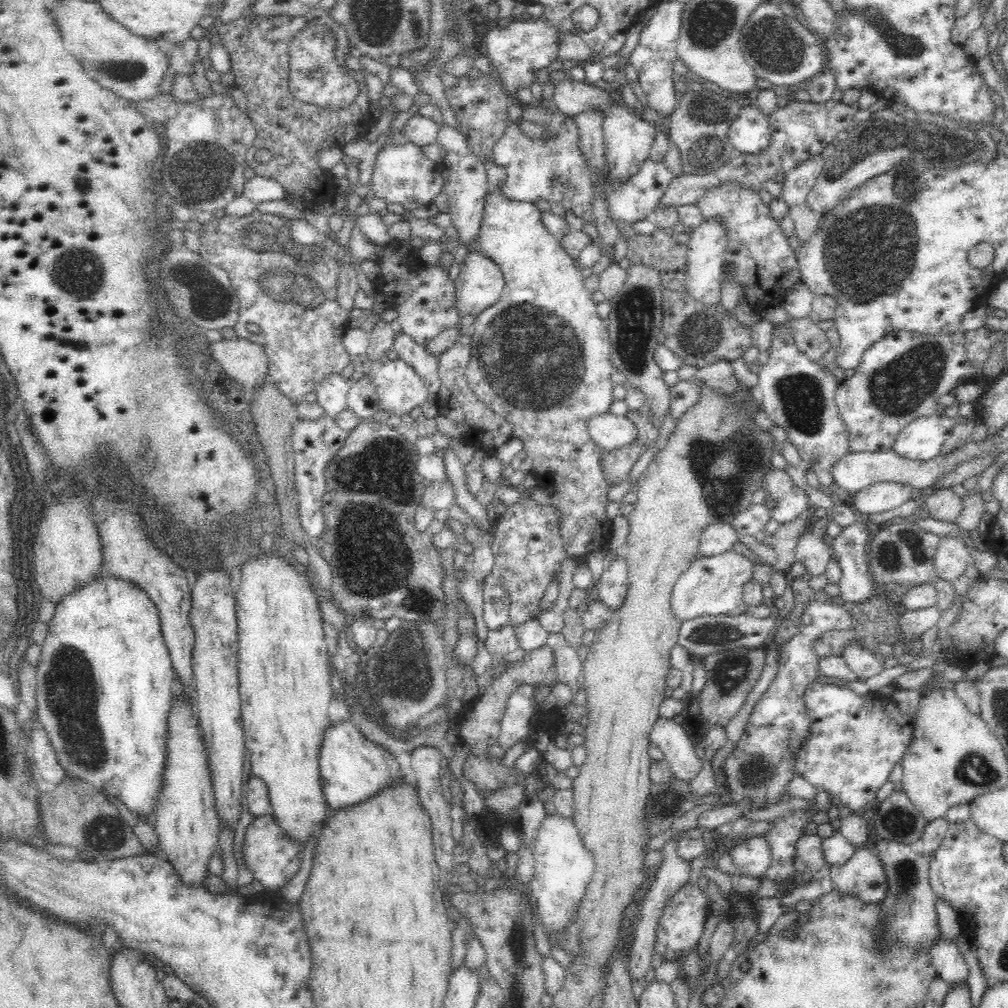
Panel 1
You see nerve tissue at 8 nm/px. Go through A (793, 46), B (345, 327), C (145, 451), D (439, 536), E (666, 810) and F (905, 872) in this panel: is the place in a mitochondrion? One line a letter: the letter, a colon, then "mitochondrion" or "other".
A: mitochondrion
B: other
C: mitochondrion
D: other
E: other
F: mitochondrion

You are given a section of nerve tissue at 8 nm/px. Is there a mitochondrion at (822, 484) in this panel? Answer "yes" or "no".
no

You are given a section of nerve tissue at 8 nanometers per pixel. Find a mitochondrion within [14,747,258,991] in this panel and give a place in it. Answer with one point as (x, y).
(108, 832)

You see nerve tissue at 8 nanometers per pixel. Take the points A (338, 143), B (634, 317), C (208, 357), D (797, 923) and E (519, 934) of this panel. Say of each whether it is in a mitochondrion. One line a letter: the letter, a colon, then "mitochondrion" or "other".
A: other
B: mitochondrion
C: other
D: other
E: mitochondrion

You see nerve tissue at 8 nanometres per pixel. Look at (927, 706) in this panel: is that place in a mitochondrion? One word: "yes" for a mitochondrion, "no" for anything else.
no

